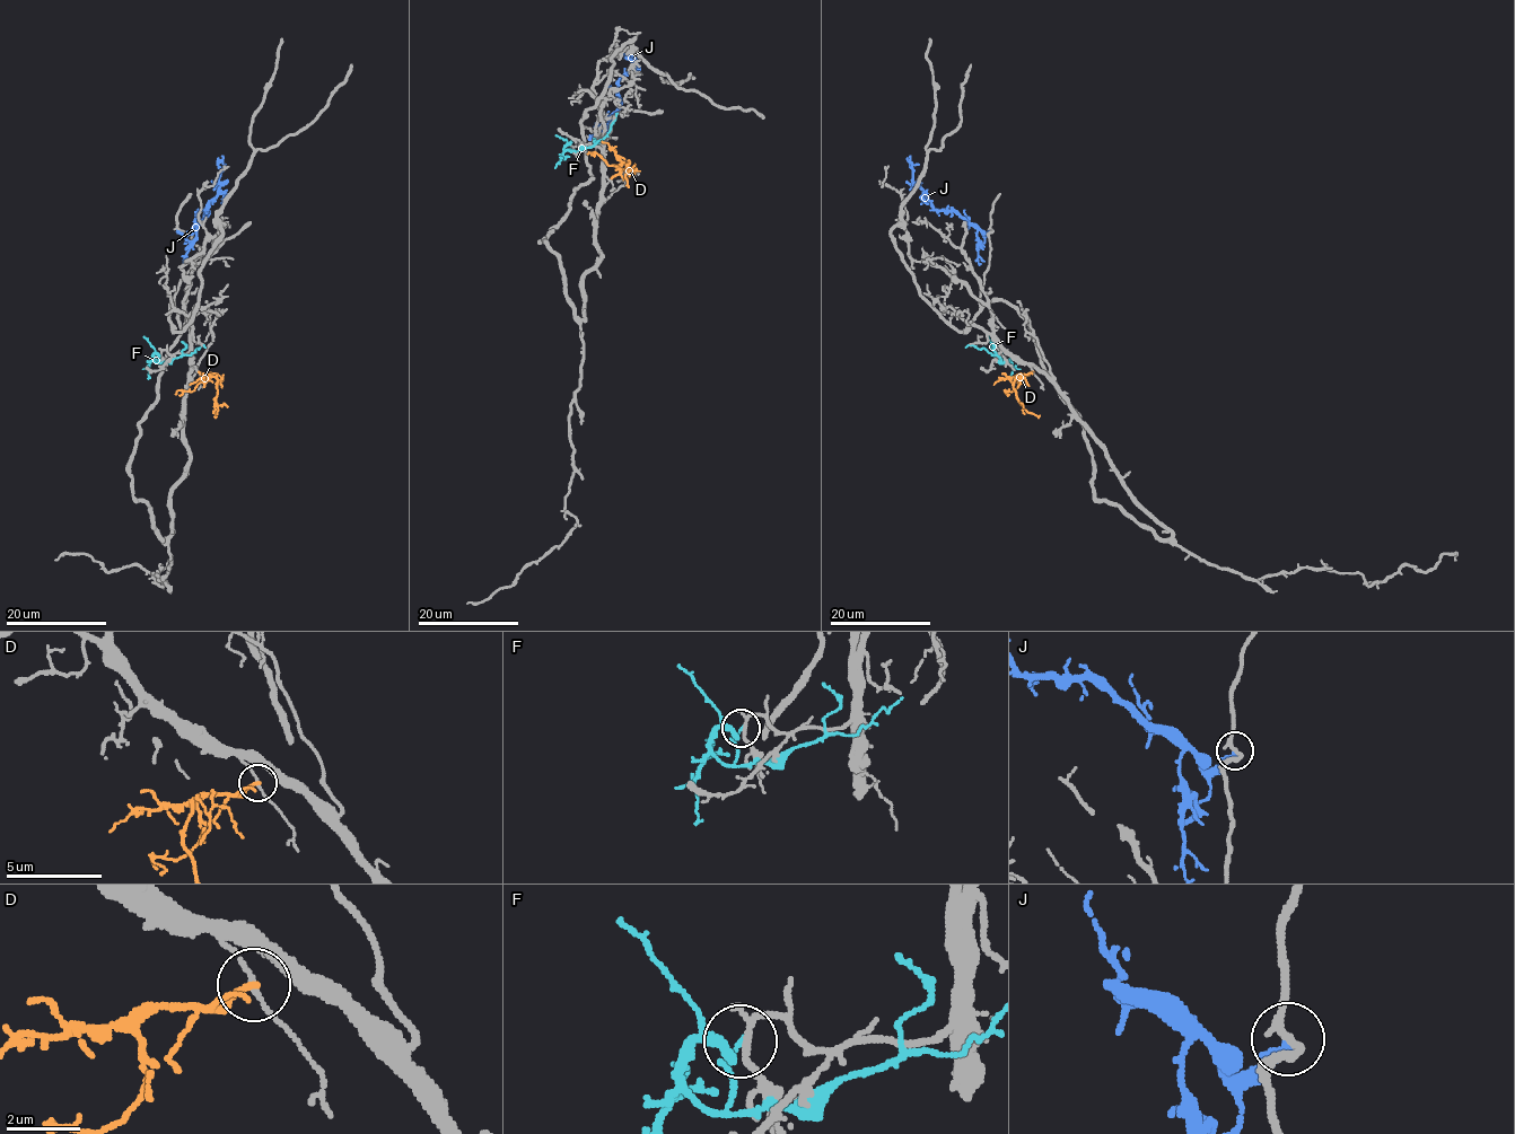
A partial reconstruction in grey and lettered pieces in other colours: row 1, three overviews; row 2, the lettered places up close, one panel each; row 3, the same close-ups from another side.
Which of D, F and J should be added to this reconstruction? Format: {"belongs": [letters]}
{"belongs": []}

